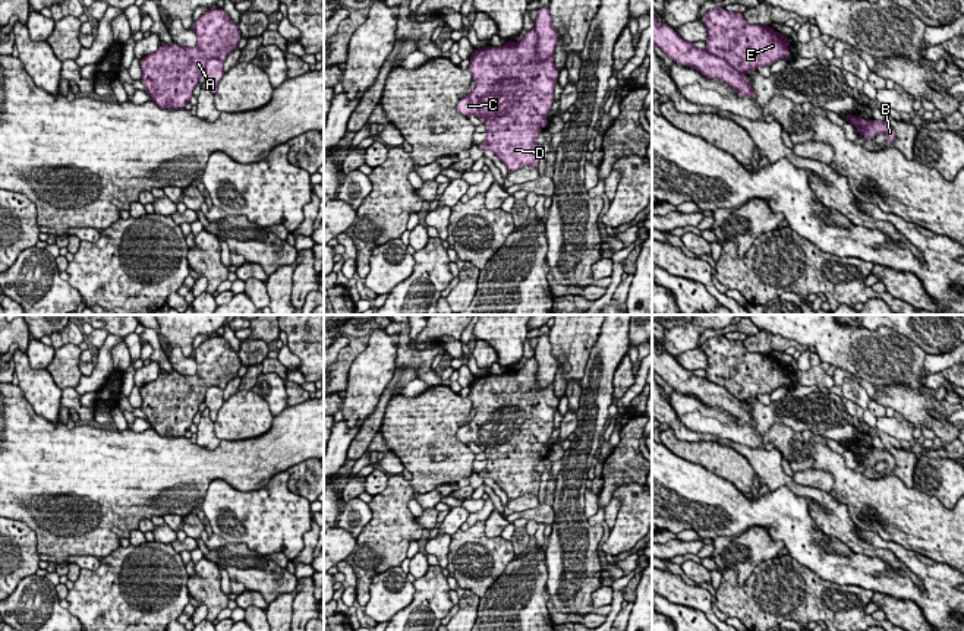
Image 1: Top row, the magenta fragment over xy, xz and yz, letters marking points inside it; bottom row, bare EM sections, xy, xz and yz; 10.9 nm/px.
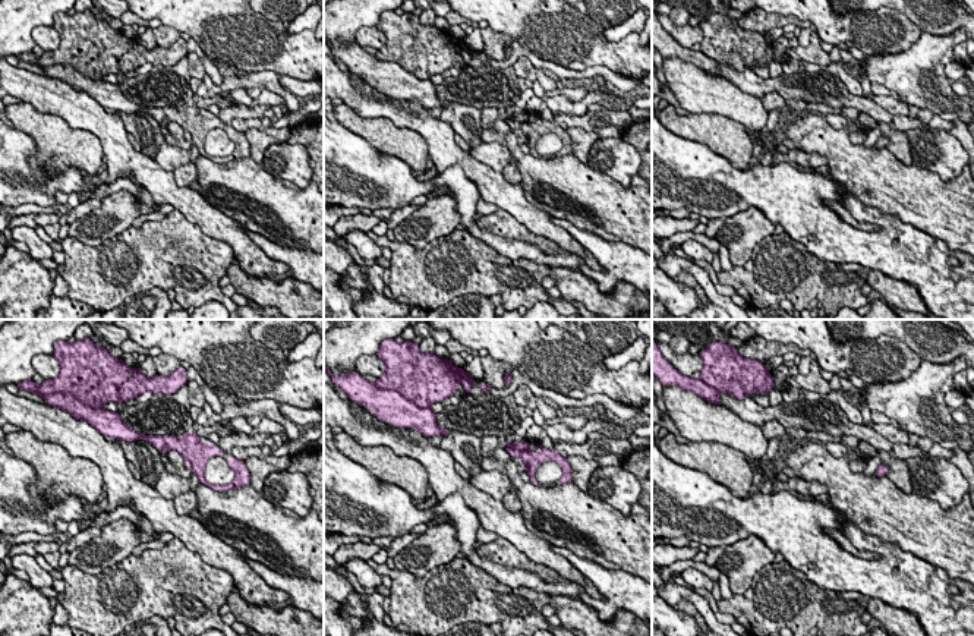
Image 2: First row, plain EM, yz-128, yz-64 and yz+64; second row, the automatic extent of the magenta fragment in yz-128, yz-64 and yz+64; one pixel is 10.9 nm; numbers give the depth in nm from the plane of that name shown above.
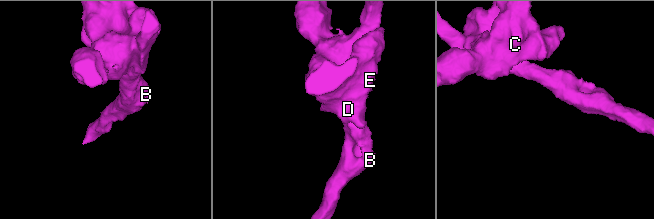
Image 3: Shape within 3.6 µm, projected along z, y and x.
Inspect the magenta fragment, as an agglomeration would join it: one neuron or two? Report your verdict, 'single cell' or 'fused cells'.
fused cells

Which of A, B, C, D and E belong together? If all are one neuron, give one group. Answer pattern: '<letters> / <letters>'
A C D E / B

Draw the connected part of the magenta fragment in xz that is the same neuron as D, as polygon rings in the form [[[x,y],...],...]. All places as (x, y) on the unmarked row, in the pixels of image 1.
[[[532,357],[519,370],[508,367],[503,375],[476,376],[469,387],[469,400],[476,414],[457,430],[460,442],[475,442],[486,455],[486,467],[478,474],[492,479],[508,499],[524,493],[539,495],[542,473],[535,466],[548,452],[545,447],[554,432],[560,398],[554,394],[552,384],[538,388],[536,373],[538,362]]]

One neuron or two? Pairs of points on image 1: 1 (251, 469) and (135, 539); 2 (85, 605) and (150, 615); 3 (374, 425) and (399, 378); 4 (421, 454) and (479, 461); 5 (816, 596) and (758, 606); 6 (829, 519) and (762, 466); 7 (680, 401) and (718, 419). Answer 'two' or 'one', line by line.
1: two
2: one
3: one
4: two
5: one
6: one
7: one

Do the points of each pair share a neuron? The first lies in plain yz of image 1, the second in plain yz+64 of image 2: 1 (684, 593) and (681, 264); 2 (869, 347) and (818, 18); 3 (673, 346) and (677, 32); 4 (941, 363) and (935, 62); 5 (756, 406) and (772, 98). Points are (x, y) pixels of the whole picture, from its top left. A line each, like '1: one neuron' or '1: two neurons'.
1: one neuron
2: one neuron
3: two neurons
4: one neuron
5: two neurons

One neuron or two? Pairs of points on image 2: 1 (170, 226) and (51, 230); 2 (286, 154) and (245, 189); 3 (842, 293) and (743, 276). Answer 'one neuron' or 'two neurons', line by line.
1: two neurons
2: two neurons
3: one neuron

